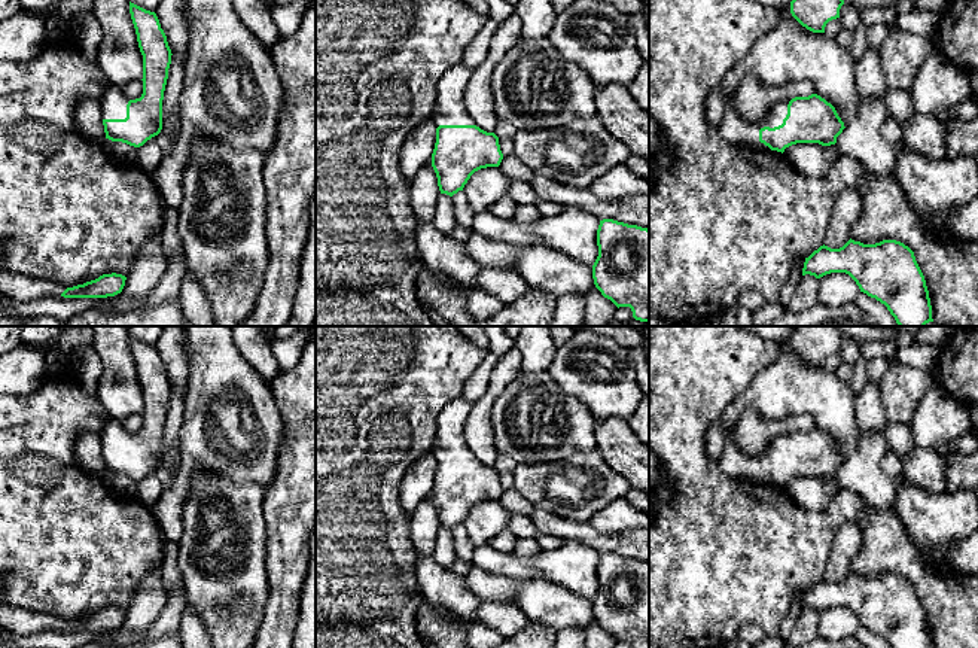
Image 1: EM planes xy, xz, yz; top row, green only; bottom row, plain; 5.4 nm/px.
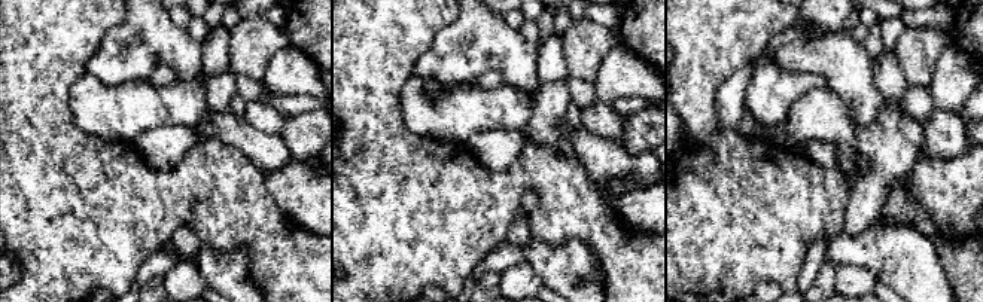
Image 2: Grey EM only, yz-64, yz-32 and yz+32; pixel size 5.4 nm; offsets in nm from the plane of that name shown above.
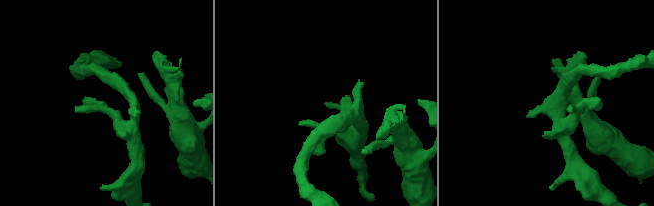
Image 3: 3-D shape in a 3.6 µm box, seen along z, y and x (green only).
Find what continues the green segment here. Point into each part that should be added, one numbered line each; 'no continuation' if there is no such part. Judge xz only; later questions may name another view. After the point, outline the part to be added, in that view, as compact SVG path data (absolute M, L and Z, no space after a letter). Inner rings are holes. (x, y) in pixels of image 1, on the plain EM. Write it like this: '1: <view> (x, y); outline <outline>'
1: xz (450, 441); outline M463 396L450 401L438 416L438 435L433 457L439 459L475 459L464 439L464 425L472 410L472 402Z

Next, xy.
1: xy (113, 435); outline M109 417L98 432L98 436L101 439L101 451L125 453L128 435L130 432L124 428L122 422Z

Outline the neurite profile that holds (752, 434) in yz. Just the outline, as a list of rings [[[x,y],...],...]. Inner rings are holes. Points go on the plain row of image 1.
[[[744,411],[732,426],[732,438],[744,454],[759,457],[776,436],[811,428],[814,420],[808,414],[770,420],[756,411]]]

